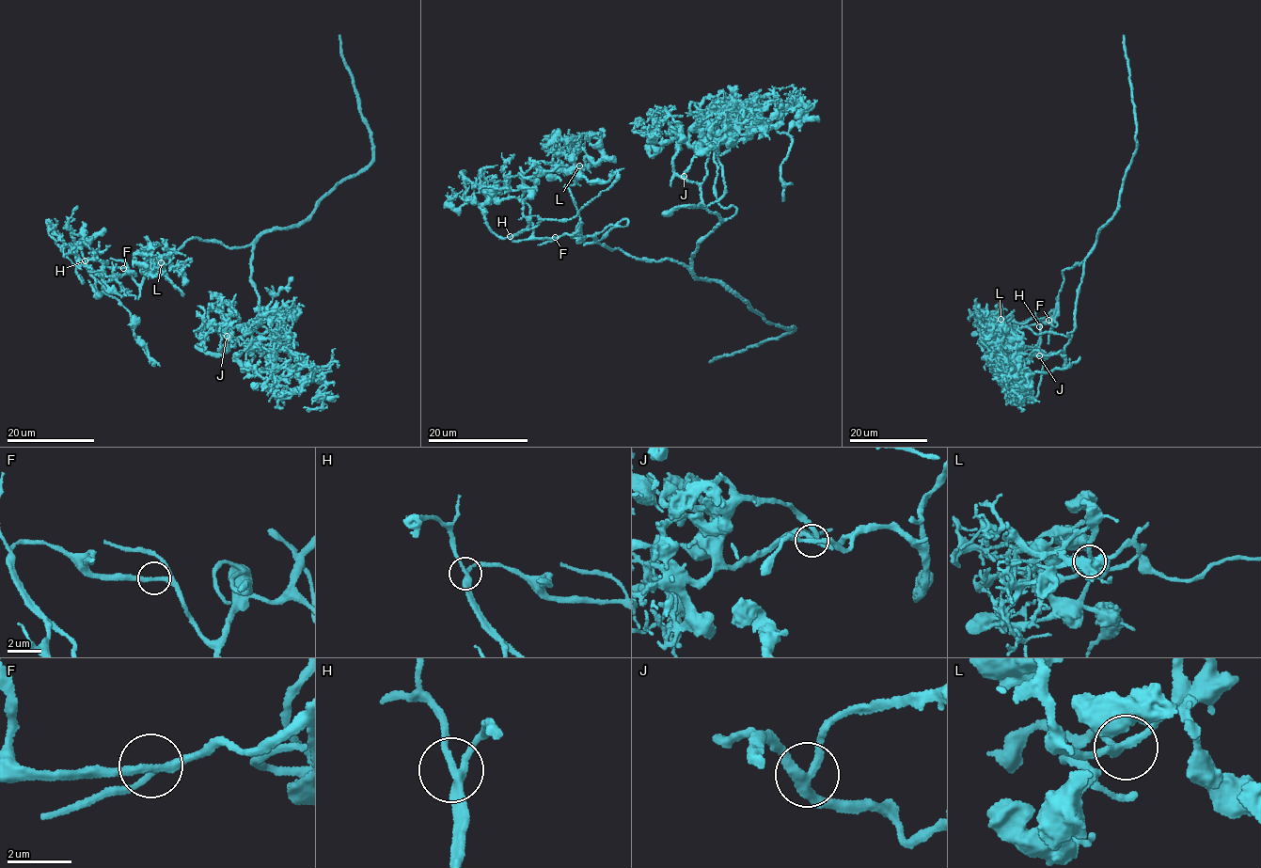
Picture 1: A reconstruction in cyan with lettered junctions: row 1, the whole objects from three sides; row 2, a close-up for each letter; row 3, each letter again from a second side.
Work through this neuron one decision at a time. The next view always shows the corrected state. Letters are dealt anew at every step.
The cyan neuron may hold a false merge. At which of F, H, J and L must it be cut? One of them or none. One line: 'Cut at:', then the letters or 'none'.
Cut at: none

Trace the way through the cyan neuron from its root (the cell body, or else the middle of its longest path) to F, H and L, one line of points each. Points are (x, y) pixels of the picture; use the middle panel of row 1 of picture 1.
F: (688, 265), (666, 259), (632, 258), (578, 230), (555, 237)
H: (688, 265), (666, 259), (632, 258), (578, 230), (557, 238), (521, 241), (510, 236)
L: (688, 265), (632, 258), (604, 247), (592, 236), (580, 236), (579, 214), (567, 185), (575, 181), (579, 165)

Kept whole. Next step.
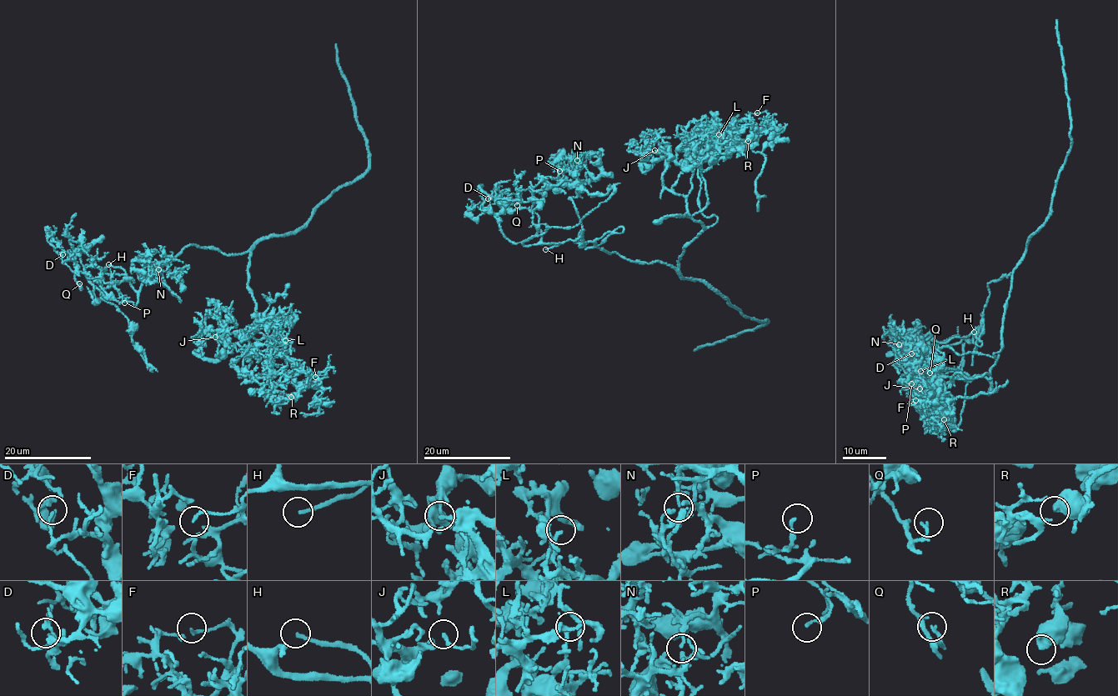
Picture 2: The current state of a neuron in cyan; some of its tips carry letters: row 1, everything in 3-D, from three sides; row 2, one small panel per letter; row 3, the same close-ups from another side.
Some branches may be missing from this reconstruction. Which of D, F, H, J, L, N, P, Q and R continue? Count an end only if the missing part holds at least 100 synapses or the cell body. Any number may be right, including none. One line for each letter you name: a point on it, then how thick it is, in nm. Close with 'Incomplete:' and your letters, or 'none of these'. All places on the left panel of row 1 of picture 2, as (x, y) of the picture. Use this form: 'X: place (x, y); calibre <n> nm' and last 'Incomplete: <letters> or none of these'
H: place (108, 264); calibre 180 nm
Incomplete: H

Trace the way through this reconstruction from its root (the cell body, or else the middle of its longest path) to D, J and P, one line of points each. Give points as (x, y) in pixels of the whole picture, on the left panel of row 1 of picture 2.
D: (248, 252), (188, 245), (137, 291), (125, 276), (84, 266), (72, 252), (74, 259), (63, 261), (62, 254)
J: (248, 252), (248, 289), (258, 329), (229, 353), (235, 346), (218, 337), (226, 345), (218, 352), (215, 337)
P: (248, 252), (223, 254), (188, 245), (137, 291), (127, 277), (102, 268), (103, 282), (114, 284), (124, 302)

